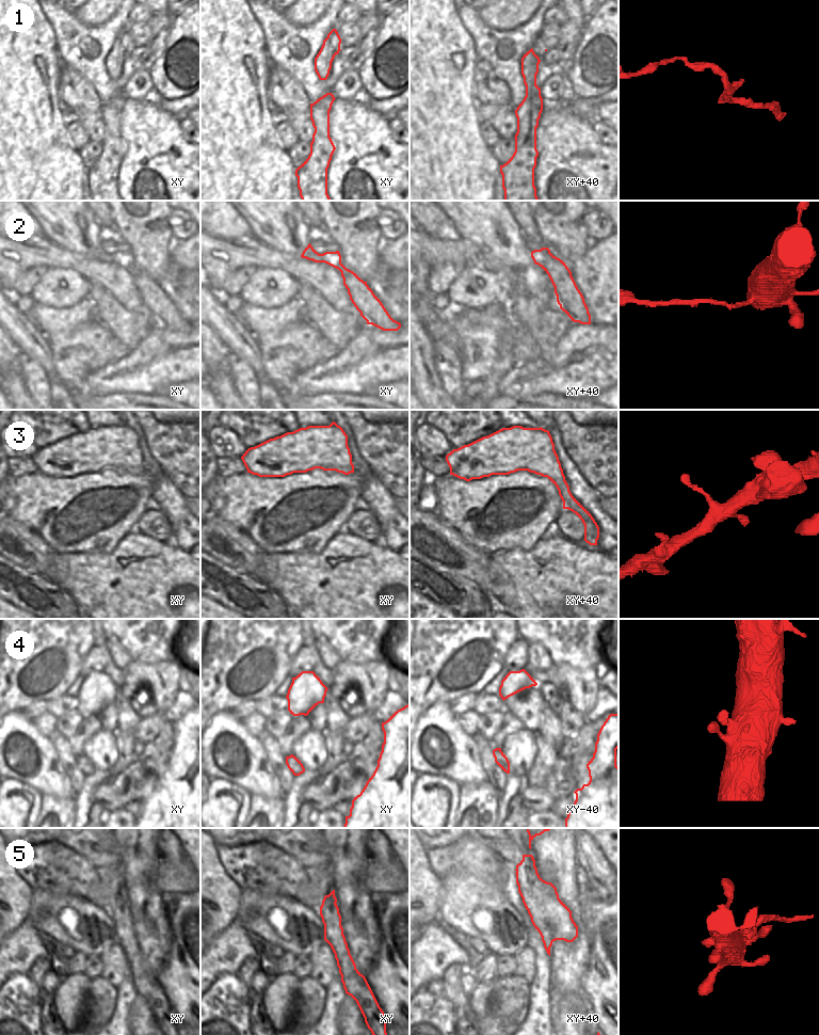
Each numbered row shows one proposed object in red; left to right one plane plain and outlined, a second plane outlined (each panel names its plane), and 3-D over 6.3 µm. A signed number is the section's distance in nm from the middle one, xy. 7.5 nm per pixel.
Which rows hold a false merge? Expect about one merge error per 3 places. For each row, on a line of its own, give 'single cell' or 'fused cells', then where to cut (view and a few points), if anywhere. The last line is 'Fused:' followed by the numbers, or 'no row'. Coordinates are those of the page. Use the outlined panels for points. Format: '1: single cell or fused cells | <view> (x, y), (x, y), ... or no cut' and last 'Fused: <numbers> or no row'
1: single cell | no cut
2: fused cells | xy (321, 254), (322, 261)
3: single cell | no cut
4: single cell | no cut
5: fused cells | xy+40 (528, 909), (539, 909), (552, 941)
Fused: 2, 5

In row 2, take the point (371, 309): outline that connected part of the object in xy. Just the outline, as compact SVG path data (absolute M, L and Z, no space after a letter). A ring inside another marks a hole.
M339 251L323 253L322 262L341 272L350 300L367 321L367 324L372 324L383 331L398 331L401 328L401 323L390 317L380 299L367 285L367 282L364 282L356 273L341 264Z

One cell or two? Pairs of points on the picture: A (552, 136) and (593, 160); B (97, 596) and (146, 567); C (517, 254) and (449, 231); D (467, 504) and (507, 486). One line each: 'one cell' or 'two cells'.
A: one cell
B: one cell
C: two cells
D: one cell

